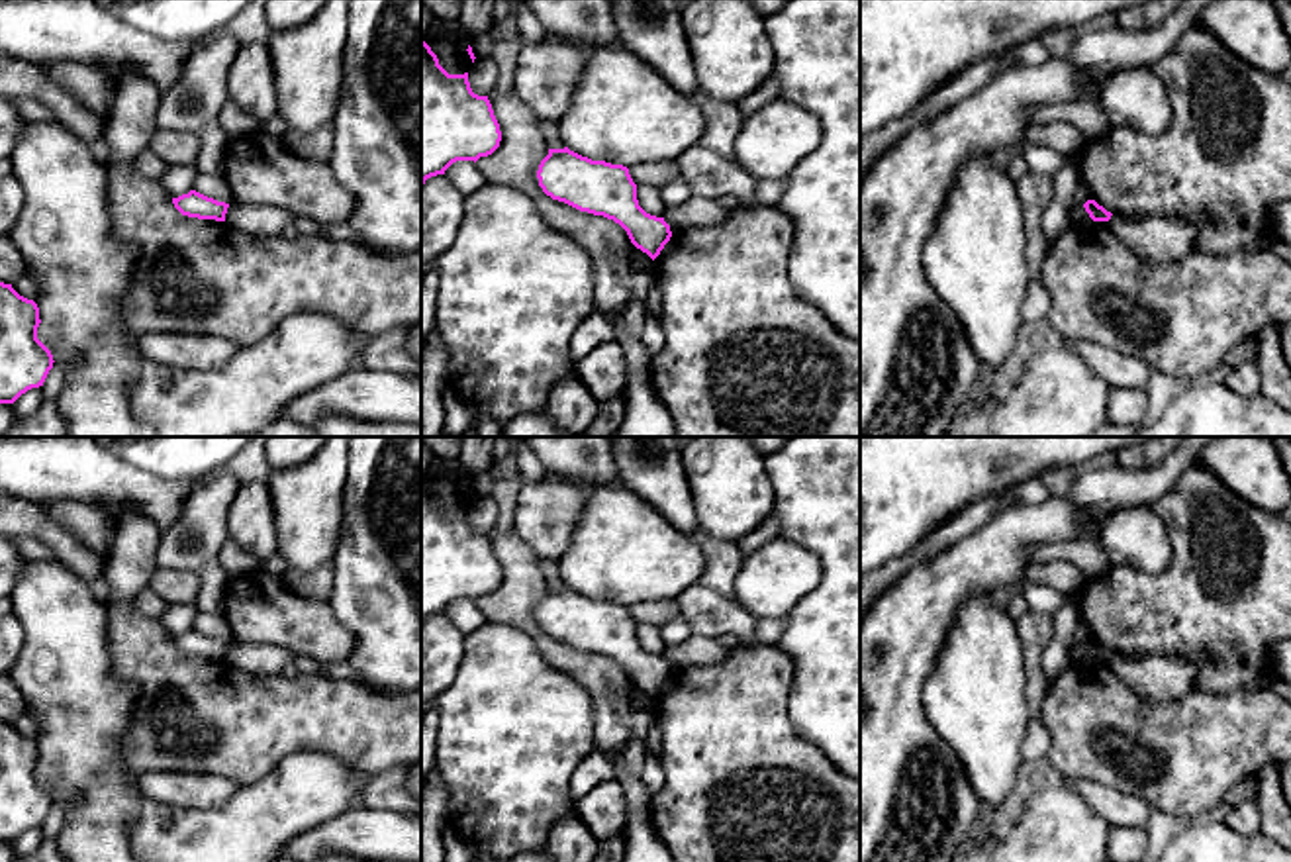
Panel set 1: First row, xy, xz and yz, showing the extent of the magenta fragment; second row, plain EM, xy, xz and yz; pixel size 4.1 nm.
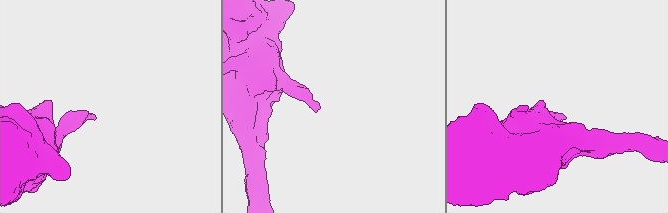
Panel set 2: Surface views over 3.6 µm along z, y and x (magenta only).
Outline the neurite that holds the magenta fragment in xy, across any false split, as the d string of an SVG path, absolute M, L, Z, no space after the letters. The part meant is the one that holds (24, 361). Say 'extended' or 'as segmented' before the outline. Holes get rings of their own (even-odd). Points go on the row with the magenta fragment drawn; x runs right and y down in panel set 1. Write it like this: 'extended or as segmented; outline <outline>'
as segmented; outline M0 282L0 404L14 404L43 386L53 368L51 351L37 339L39 308Z

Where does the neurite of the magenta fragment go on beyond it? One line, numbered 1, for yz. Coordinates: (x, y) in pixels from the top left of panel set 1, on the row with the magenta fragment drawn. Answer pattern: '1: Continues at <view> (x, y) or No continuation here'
1: No continuation here

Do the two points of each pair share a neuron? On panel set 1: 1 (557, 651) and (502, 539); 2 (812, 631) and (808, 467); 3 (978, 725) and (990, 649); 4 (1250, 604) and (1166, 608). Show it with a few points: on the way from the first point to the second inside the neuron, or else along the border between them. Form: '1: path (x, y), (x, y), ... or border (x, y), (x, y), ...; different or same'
1: path (529, 625), (520, 612), (520, 567); same
2: path (837, 590), (837, 508); same
3: path (978, 706), (980, 669); same
4: path (1229, 604), (1188, 608); same

